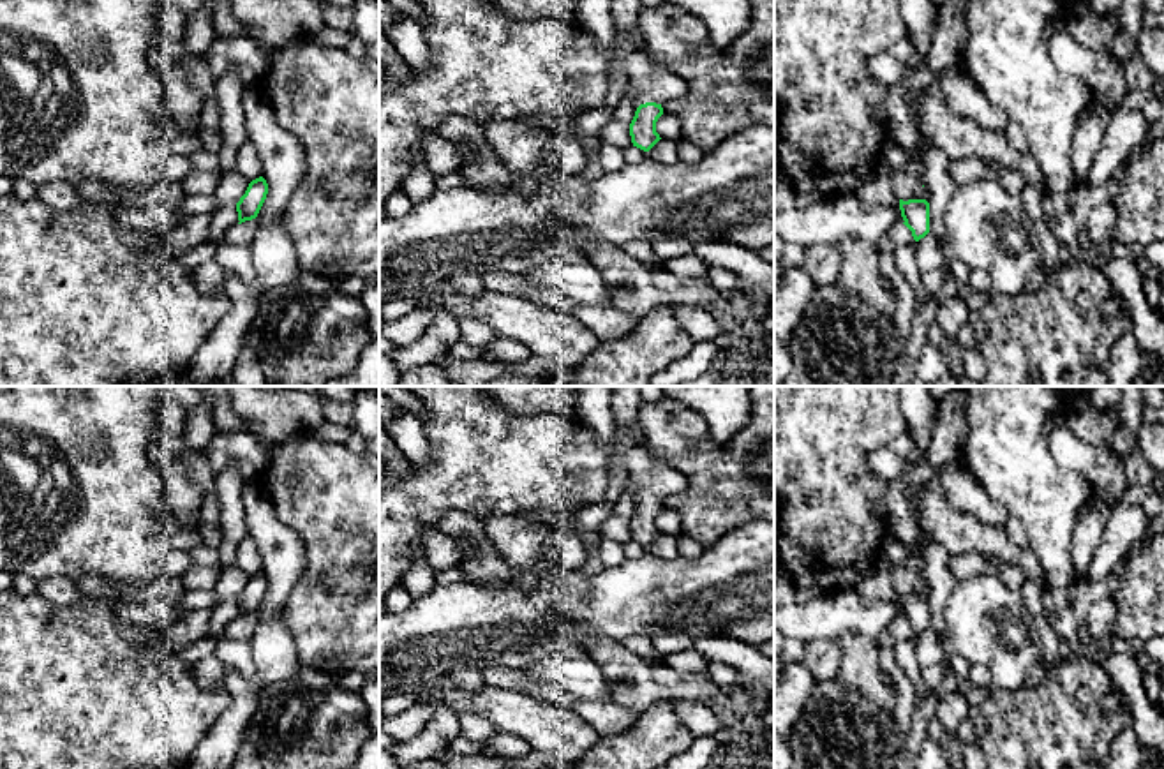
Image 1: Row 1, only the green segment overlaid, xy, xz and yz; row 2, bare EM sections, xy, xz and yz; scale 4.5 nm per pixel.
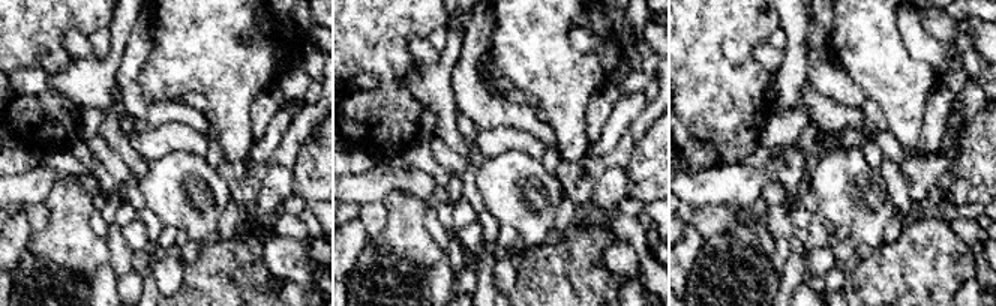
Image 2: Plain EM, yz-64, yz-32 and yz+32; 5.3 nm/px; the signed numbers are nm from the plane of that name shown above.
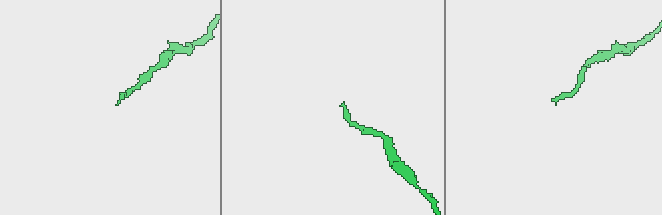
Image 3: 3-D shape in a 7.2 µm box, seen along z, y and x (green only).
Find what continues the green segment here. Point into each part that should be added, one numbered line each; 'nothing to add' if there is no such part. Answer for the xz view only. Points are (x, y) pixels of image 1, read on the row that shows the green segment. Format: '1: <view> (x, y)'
1: xz (648, 82)

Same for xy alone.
nothing to add

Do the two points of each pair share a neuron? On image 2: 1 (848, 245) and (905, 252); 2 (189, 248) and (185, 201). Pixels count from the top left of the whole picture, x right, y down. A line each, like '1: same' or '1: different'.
1: different
2: different

